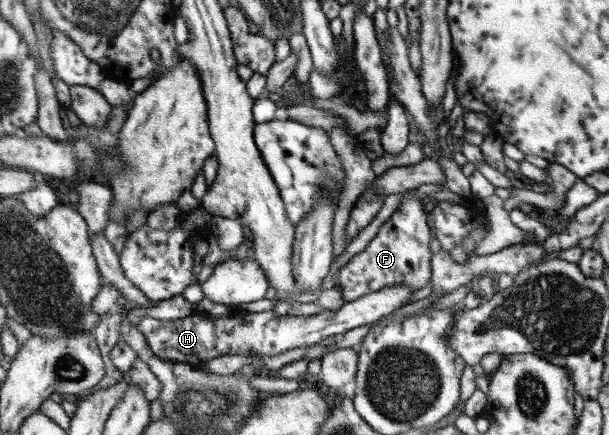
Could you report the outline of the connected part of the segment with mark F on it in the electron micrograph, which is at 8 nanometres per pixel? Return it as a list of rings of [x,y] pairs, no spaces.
[[[406,196],[365,249],[352,258],[344,259],[339,272],[344,301],[357,301],[364,295],[381,291],[396,283],[408,285],[412,289],[425,289],[431,281],[433,237],[433,229],[429,225],[423,203],[416,196]]]

